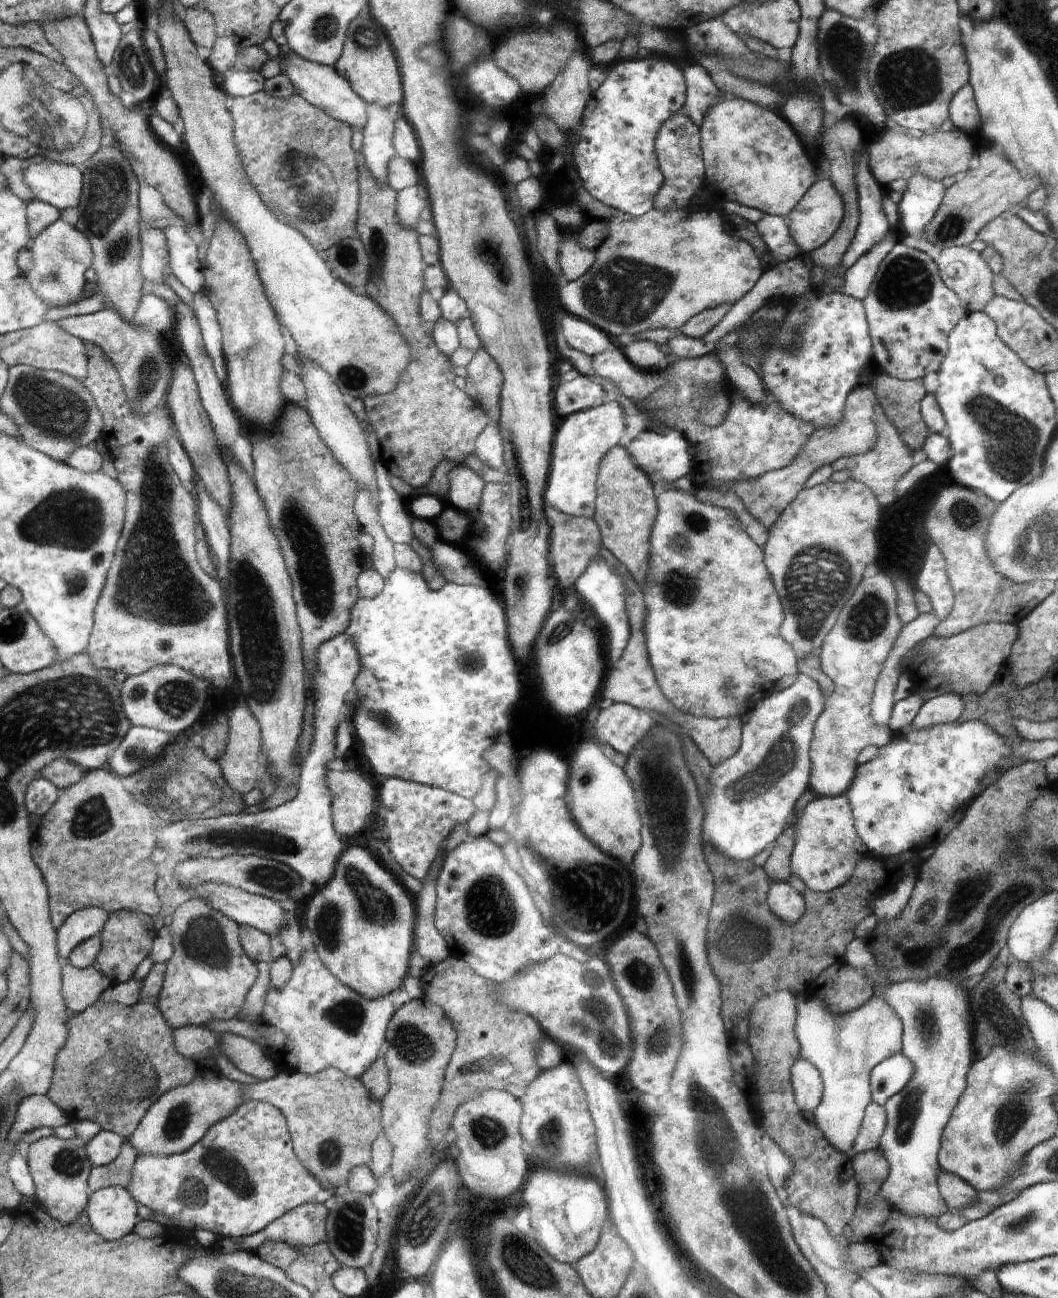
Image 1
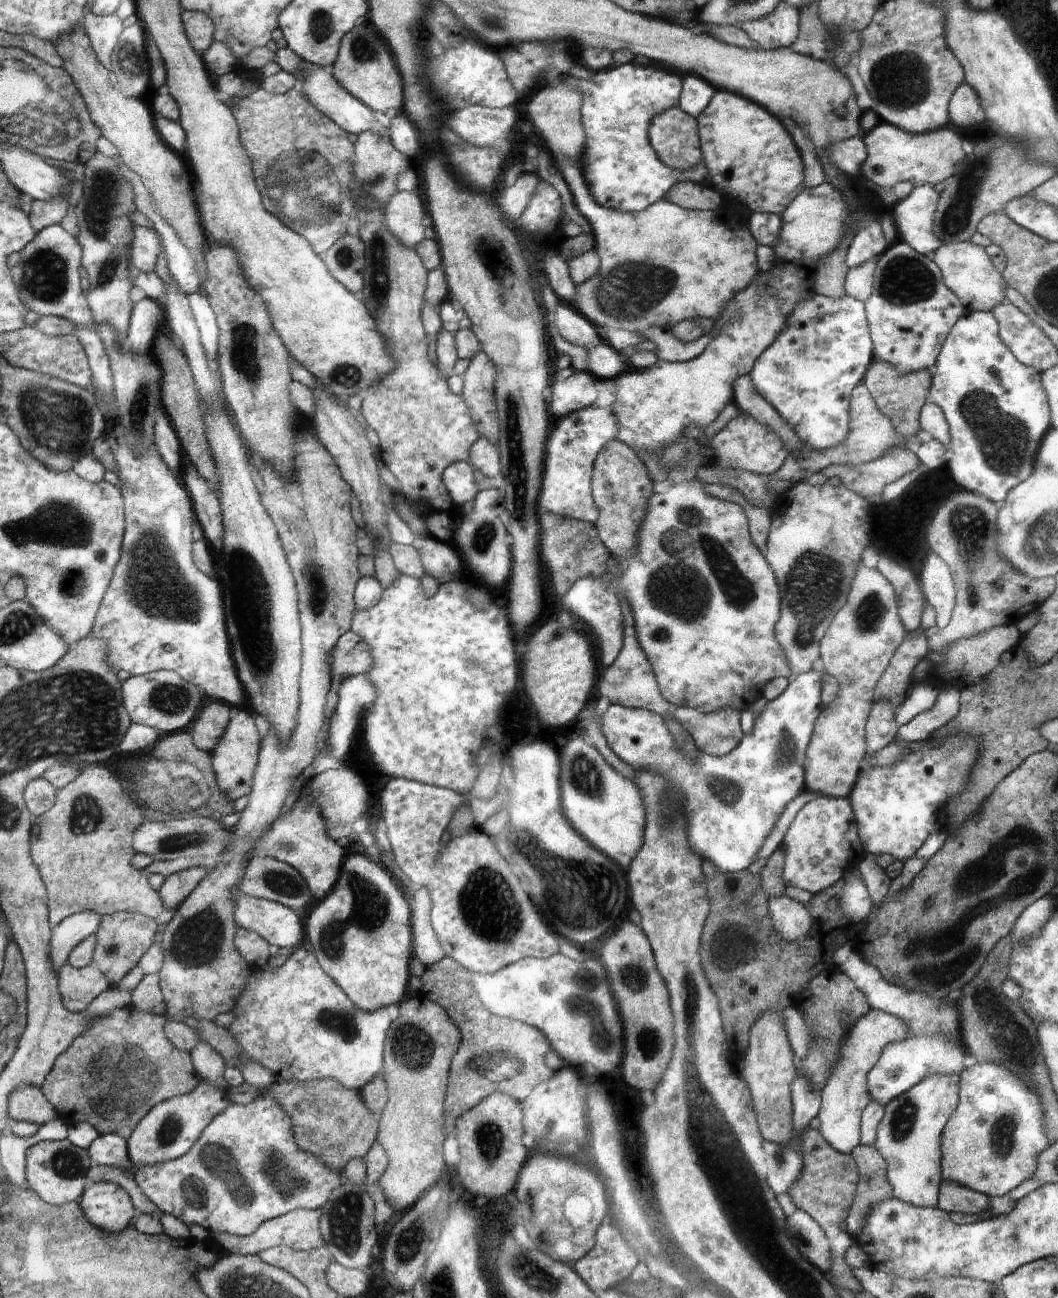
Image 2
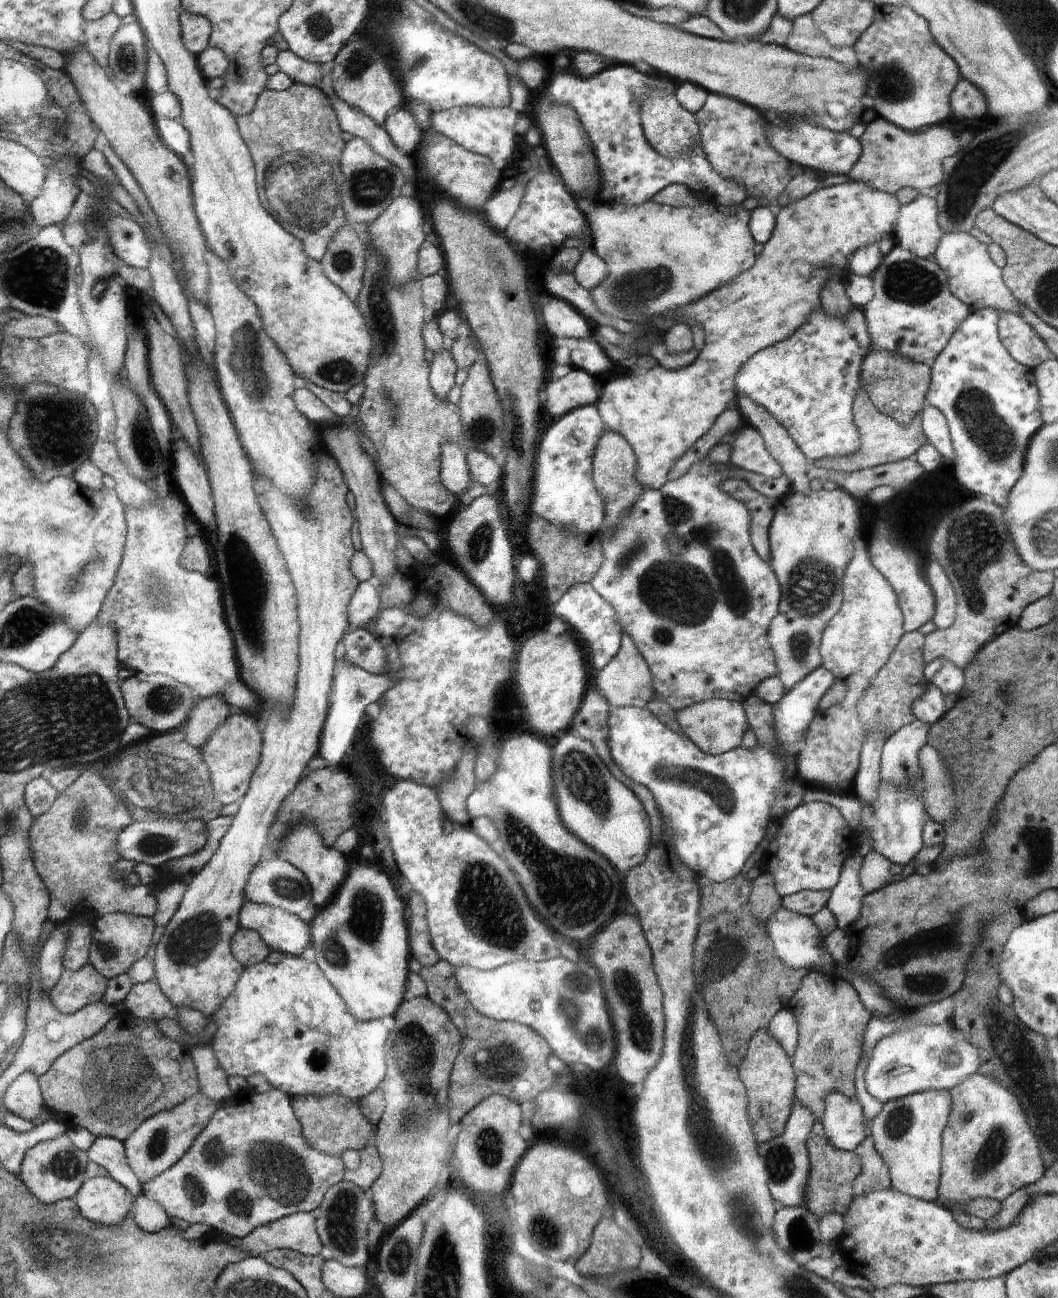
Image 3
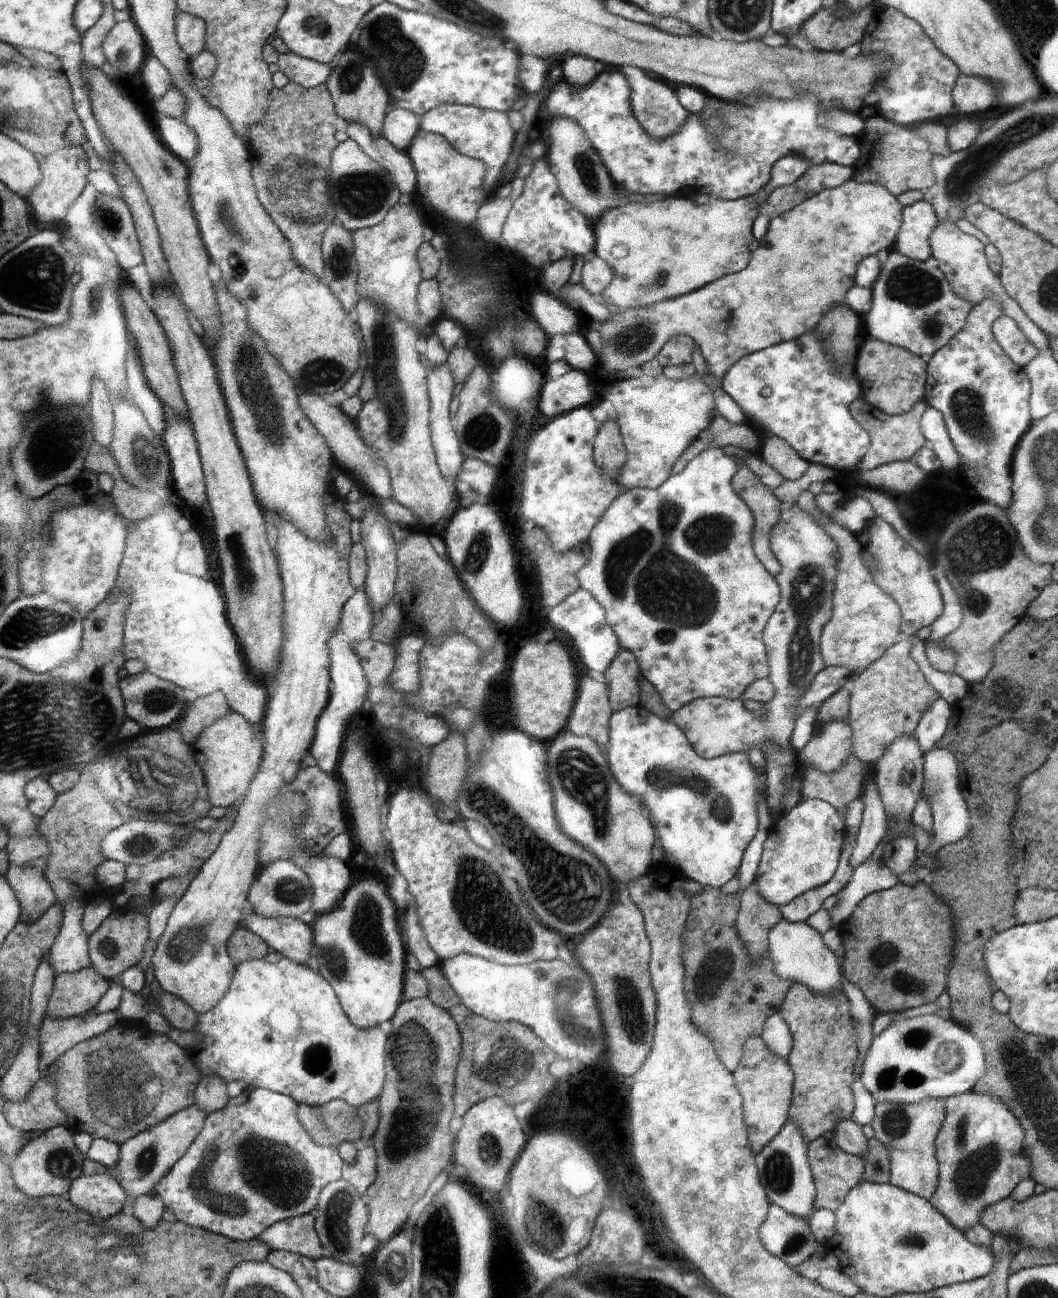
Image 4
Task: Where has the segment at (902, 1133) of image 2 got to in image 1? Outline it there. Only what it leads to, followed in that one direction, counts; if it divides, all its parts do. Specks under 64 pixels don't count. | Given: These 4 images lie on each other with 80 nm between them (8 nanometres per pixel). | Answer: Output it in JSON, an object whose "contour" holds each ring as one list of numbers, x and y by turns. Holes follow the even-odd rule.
{"contour":[[856,937,843,952,843,962,852,968,857,968,867,972,873,992,881,994,881,999,896,1011,903,1024,903,1035,901,1038,901,1052,913,1062,915,1071,911,1081,894,1096,891,1096,885,1103,884,1108,887,1114,887,1123,884,1132,879,1140,879,1150,884,1154,889,1162,889,1173,882,1183,881,1193,884,1200,887,1200,892,1208,899,1213,909,1217,939,1217,948,1208,944,1199,939,1193,937,1185,937,1161,938,1151,941,1147,941,1134,946,1123,952,1116,952,1111,962,1096,966,1088,966,1072,974,1060,974,1020,970,1014,970,1002,968,994,964,988,964,983,955,983,945,978,928,977,926,980,907,980,899,983,882,985,877,975,875,954,868,939]]}

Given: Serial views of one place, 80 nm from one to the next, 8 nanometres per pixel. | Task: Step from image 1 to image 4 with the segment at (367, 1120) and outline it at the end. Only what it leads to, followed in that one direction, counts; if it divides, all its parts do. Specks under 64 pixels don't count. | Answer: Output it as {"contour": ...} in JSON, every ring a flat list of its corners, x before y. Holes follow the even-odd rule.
{"contour":[[329,1100,321,1105,298,1104,298,1117,321,1147,336,1149,344,1143,362,1140,364,1124,357,1109,345,1100]]}

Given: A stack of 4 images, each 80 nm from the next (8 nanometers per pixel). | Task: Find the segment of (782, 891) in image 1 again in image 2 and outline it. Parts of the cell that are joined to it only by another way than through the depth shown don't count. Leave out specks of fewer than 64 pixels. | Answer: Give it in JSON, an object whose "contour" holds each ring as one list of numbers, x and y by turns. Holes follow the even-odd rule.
{"contour":[[785,893,772,897,769,900,769,911,773,927,783,939,786,939,787,941,797,941,810,933,813,920,811,919,809,910,797,900,788,898]]}

